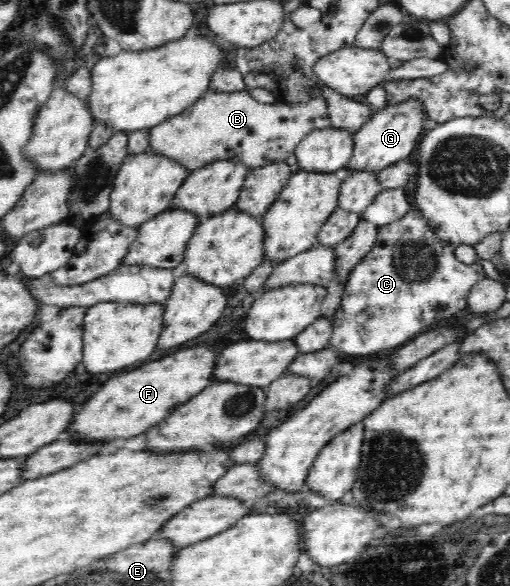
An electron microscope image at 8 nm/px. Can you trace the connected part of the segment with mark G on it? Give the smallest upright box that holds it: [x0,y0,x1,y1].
[341,99,428,175]

